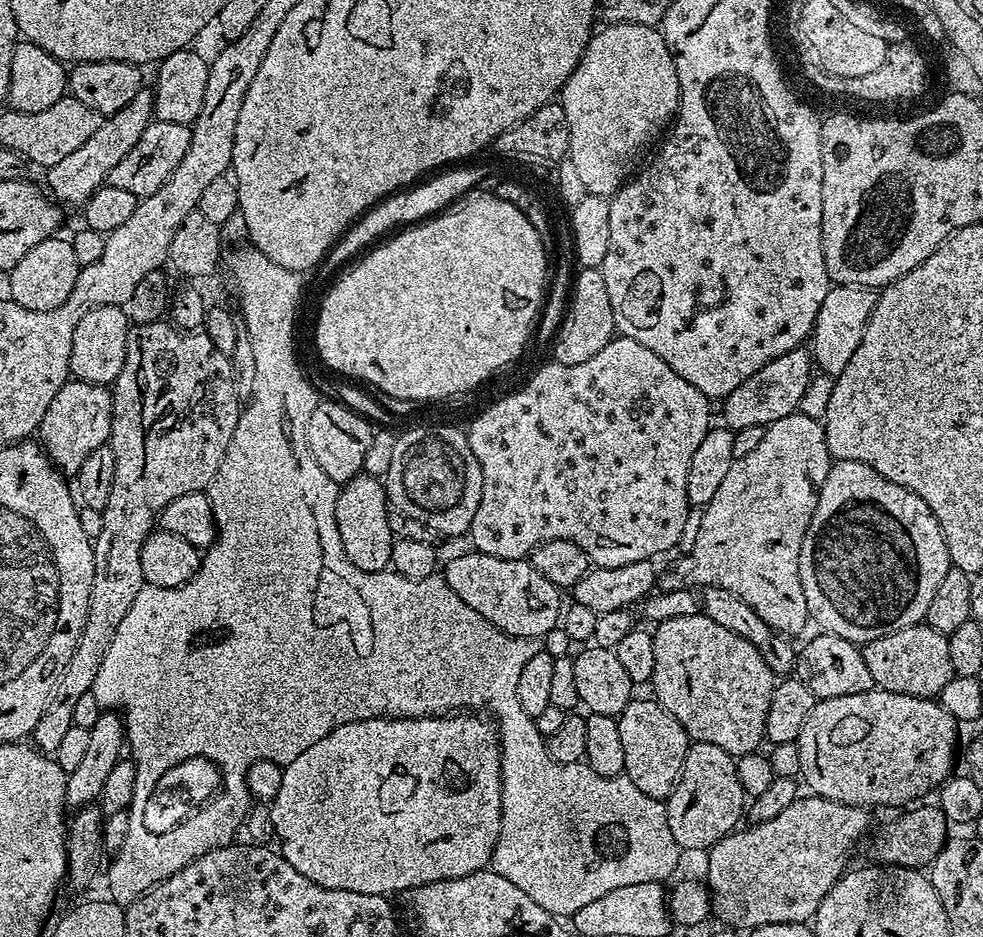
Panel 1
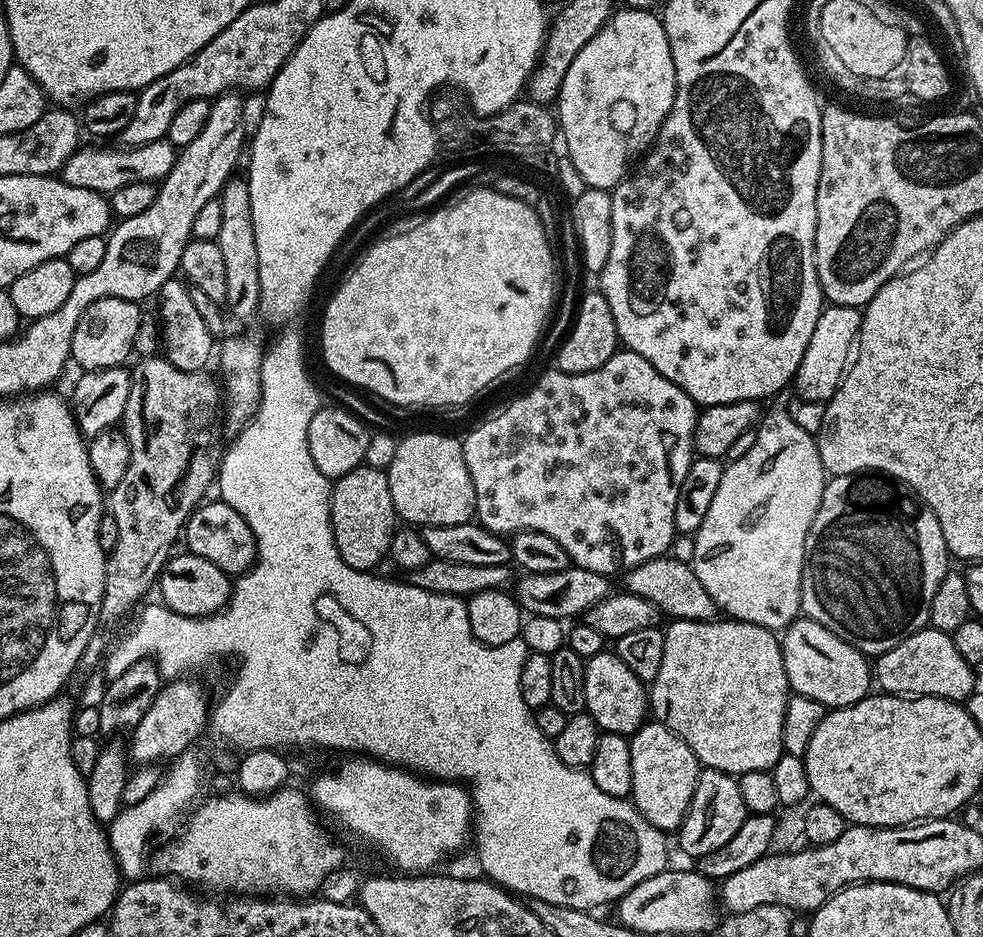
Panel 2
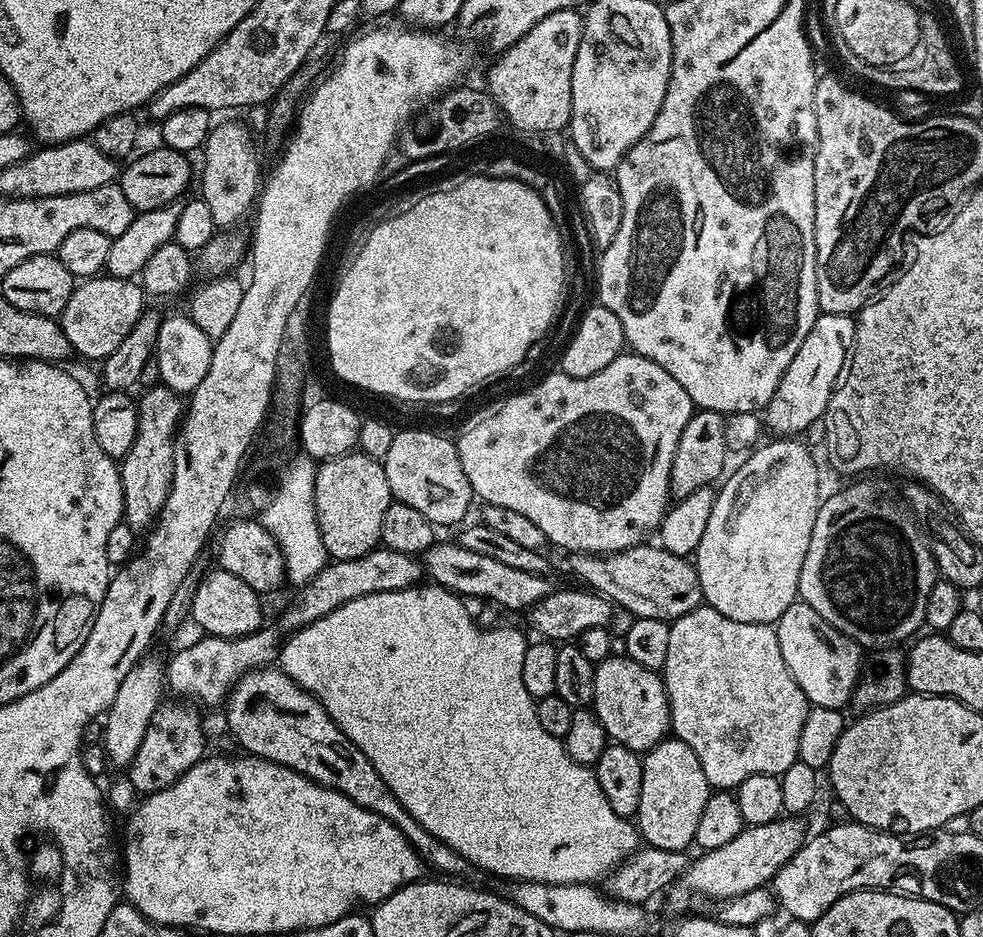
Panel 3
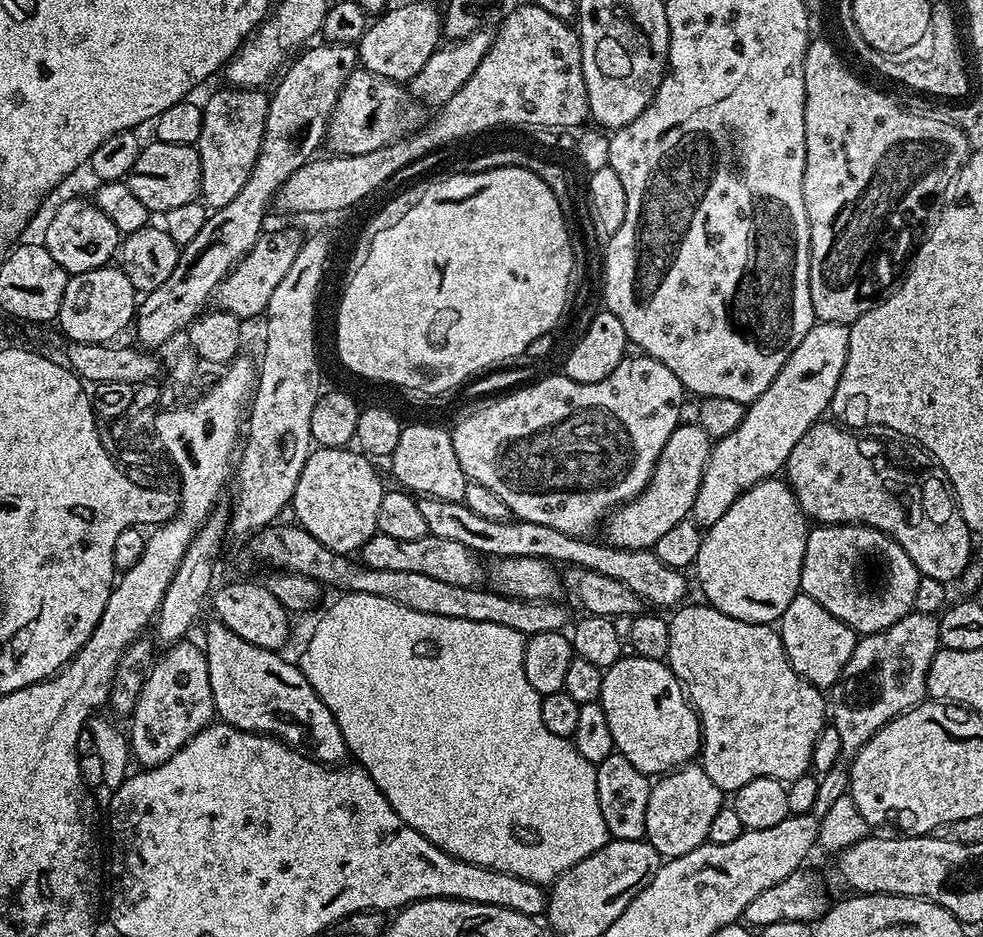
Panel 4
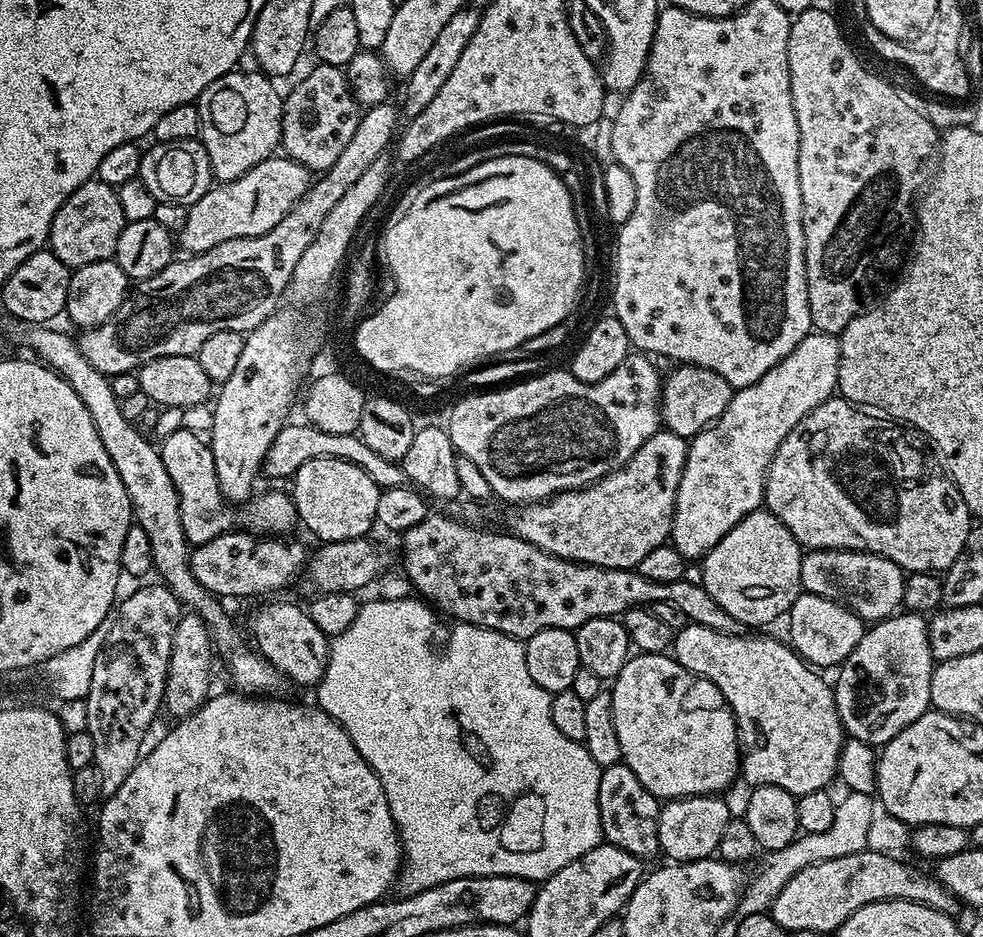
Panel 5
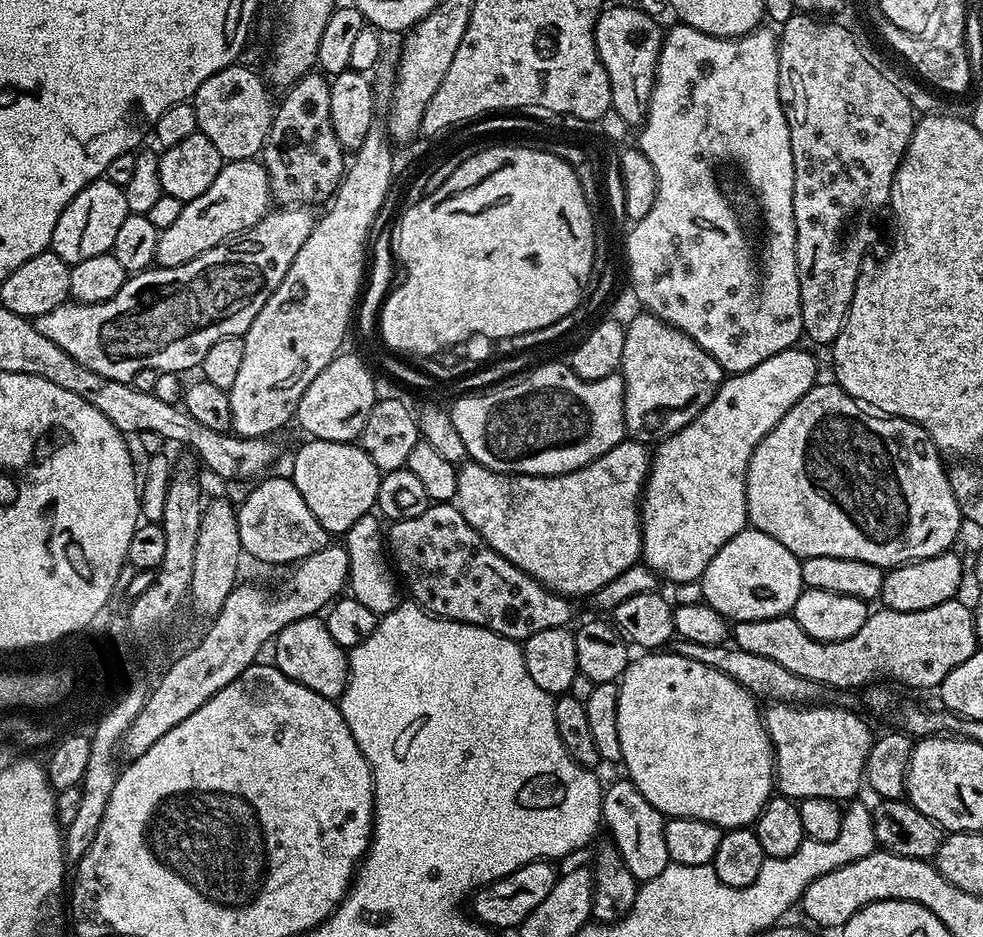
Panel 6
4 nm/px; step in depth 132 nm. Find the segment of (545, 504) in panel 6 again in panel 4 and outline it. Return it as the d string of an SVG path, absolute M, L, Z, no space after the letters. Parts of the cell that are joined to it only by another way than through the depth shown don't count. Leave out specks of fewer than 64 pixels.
M698 422L679 424L674 434L666 438L666 446L662 446L662 454L658 454L654 470L643 490L607 517L607 543L626 550L652 550L658 538L663 538L671 528L678 526L678 522L689 519L694 498L698 498L698 486L702 486L702 474L706 470L713 443Z

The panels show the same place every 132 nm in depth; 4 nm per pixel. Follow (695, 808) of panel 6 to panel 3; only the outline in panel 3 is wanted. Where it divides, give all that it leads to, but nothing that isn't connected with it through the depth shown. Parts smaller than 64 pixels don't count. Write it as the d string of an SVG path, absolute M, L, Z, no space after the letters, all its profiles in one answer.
M613 654L596 665L594 698L591 702L602 722L609 741L626 746L641 754L669 735L672 719L668 713L668 695L660 672L638 666L629 656Z

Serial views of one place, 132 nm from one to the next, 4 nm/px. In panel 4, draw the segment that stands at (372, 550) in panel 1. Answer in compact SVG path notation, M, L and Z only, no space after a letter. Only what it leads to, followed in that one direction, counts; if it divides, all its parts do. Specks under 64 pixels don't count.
M348 446L312 450L305 460L290 503L290 512L296 515L295 523L318 538L322 546L341 554L359 553L364 543L377 535L378 506L382 506L386 491L386 485L380 481L372 465L375 463L363 452L352 450Z

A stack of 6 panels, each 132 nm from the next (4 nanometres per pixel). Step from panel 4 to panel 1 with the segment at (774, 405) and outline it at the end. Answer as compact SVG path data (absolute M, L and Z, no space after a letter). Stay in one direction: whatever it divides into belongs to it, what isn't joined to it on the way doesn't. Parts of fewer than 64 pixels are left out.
M829 287L810 337L810 355L823 375L839 378L843 372L851 369L858 346L865 340L872 312L878 306L878 300L872 296L875 295L871 291L862 288Z

